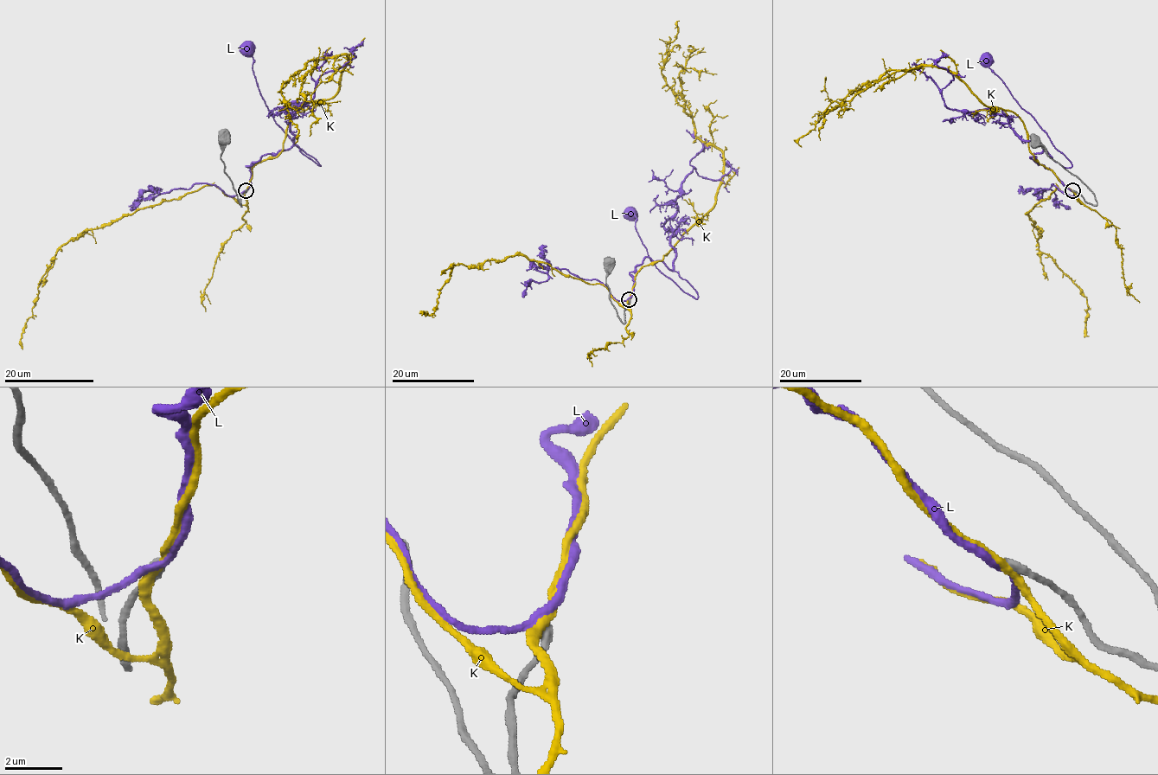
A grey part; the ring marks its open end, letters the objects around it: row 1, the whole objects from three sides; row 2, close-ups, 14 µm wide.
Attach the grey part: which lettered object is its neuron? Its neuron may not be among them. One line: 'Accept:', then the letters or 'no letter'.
Accept: no letter

